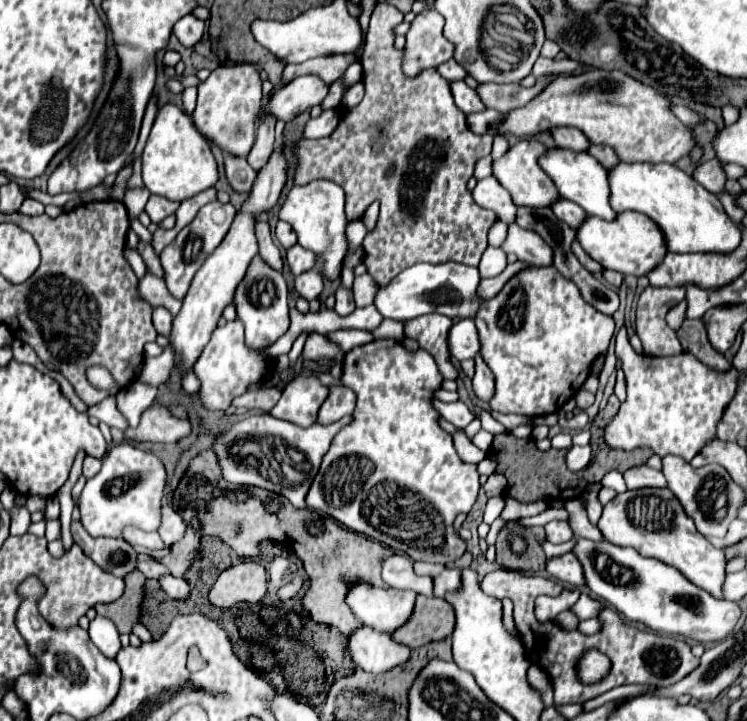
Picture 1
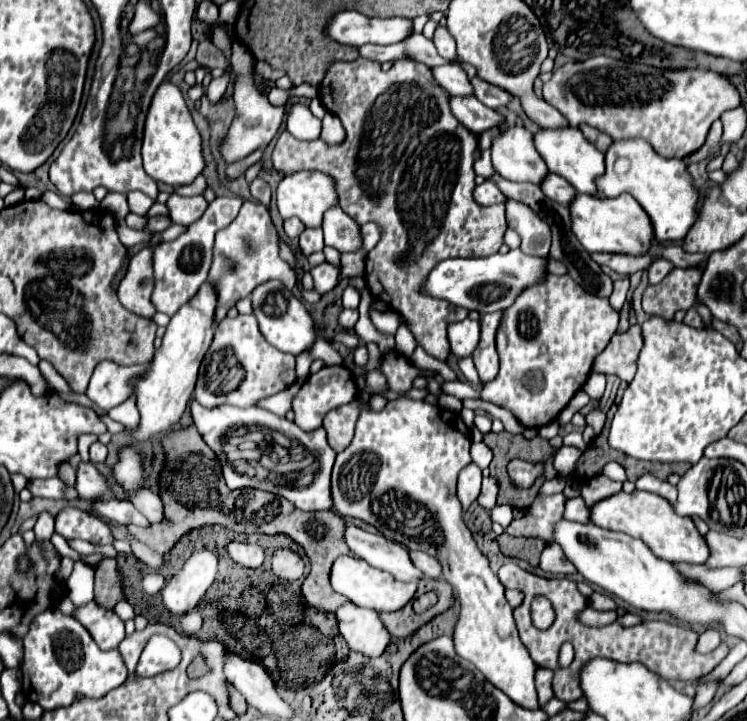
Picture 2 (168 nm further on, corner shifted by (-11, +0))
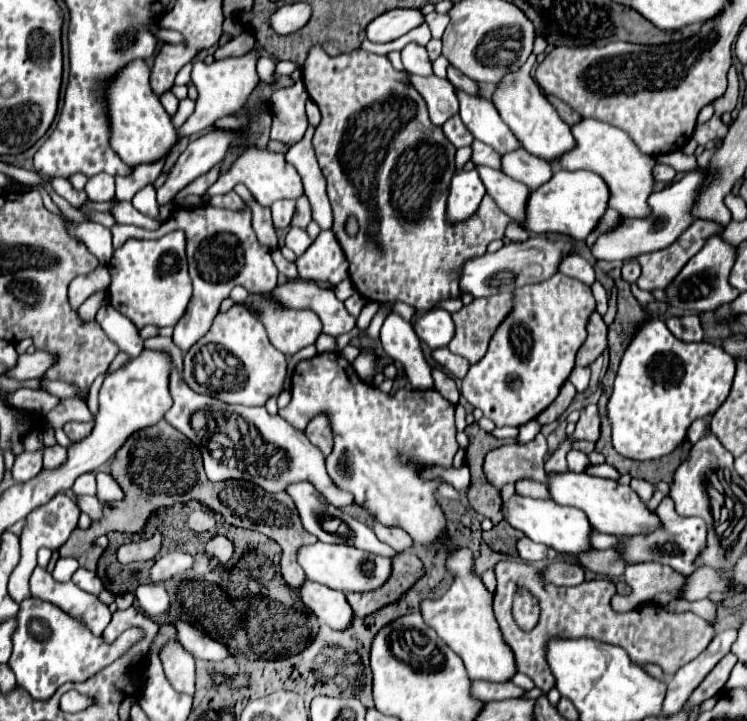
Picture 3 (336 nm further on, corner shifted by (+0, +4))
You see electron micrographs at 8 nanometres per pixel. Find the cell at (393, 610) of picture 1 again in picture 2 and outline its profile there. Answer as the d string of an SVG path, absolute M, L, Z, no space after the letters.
M339 555L333 561L331 573L329 573L329 581L331 581L331 587L337 593L341 593L343 597L347 597L349 601L353 601L359 607L367 607L367 609L373 609L377 613L397 611L397 609L405 607L413 599L413 595L417 591L417 583L415 581L409 581L409 583L397 581L395 577L391 577L391 573L381 571L381 569L369 565L367 561L355 559L351 555Z

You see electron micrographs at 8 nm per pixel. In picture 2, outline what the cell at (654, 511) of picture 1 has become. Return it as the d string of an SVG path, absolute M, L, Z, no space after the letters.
M619 491L595 503L589 511L591 511L591 523L641 539L657 557L663 557L667 561L685 561L703 565L709 557L707 545L697 527L693 525L693 521L689 517L679 517L669 505L669 501L665 501L659 495L647 491L633 491L633 493Z

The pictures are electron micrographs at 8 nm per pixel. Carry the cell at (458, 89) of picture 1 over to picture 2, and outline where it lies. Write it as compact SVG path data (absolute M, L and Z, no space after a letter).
M445 63L445 65L439 65L439 67L431 67L431 73L433 73L437 85L447 89L447 93L451 93L451 95L471 95L473 93L469 77L455 63Z

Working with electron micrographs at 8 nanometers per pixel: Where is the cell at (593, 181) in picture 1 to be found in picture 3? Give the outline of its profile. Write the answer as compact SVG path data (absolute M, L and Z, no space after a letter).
M528 59L522 65L520 71L508 75L498 85L498 89L494 93L494 105L496 105L498 113L500 113L500 117L504 119L504 123L510 127L510 131L516 135L516 139L522 143L522 147L528 153L532 153L532 155L536 155L536 157L540 157L540 159L544 159L548 163L554 163L562 155L576 149L576 141L574 141L570 125L560 119L556 109L550 105L546 95L540 91L540 87L530 77L532 65L534 65L534 59L532 59L532 63Z

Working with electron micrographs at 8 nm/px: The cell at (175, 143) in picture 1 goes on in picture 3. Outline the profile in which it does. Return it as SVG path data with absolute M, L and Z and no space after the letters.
M132 61L132 65L116 77L116 83L108 89L108 107L112 113L112 149L116 149L126 165L156 163L172 153L178 143L178 131L162 107L160 97L150 87L150 67L144 61Z

